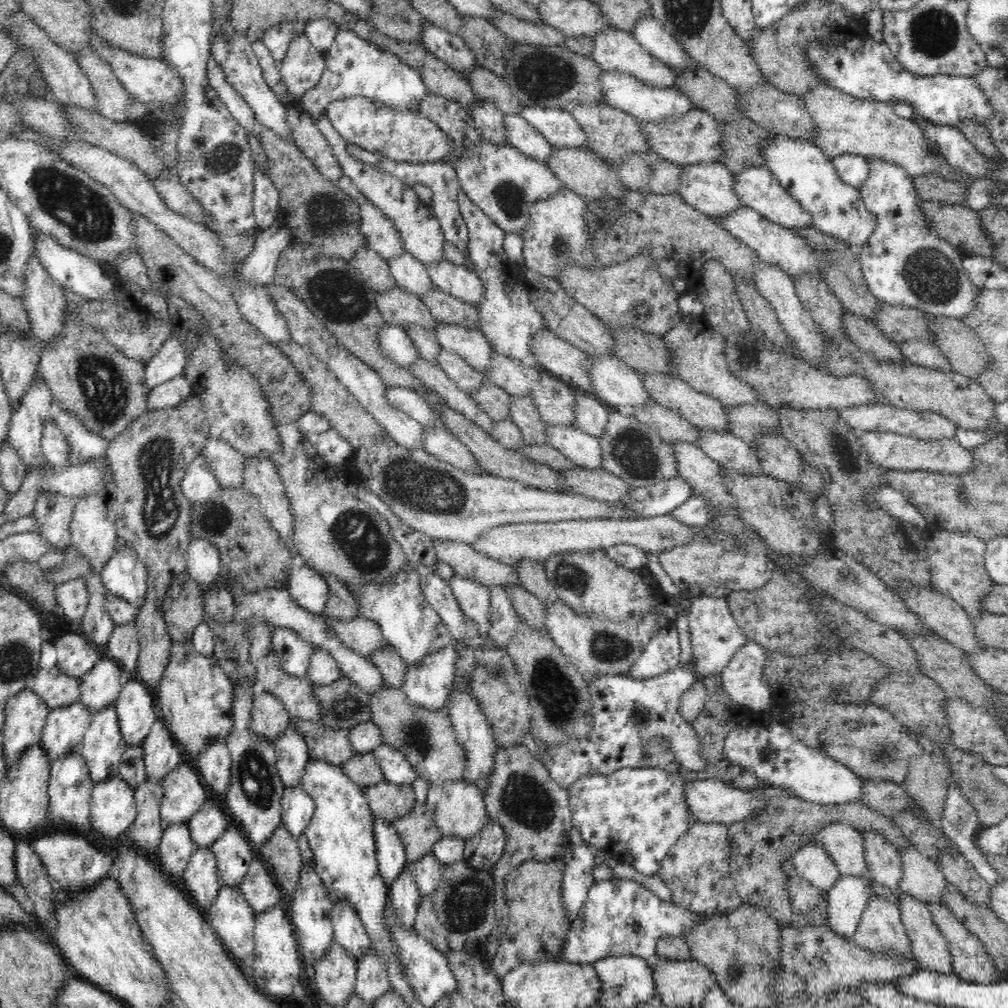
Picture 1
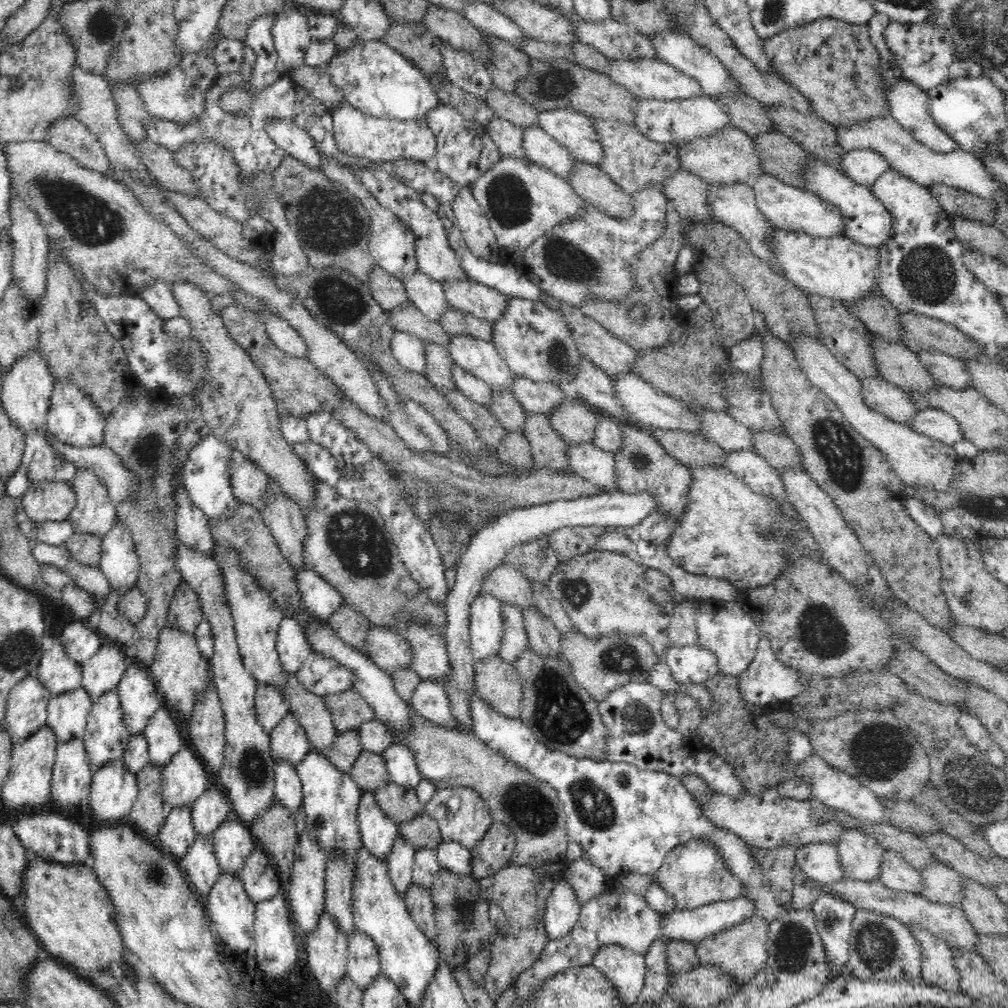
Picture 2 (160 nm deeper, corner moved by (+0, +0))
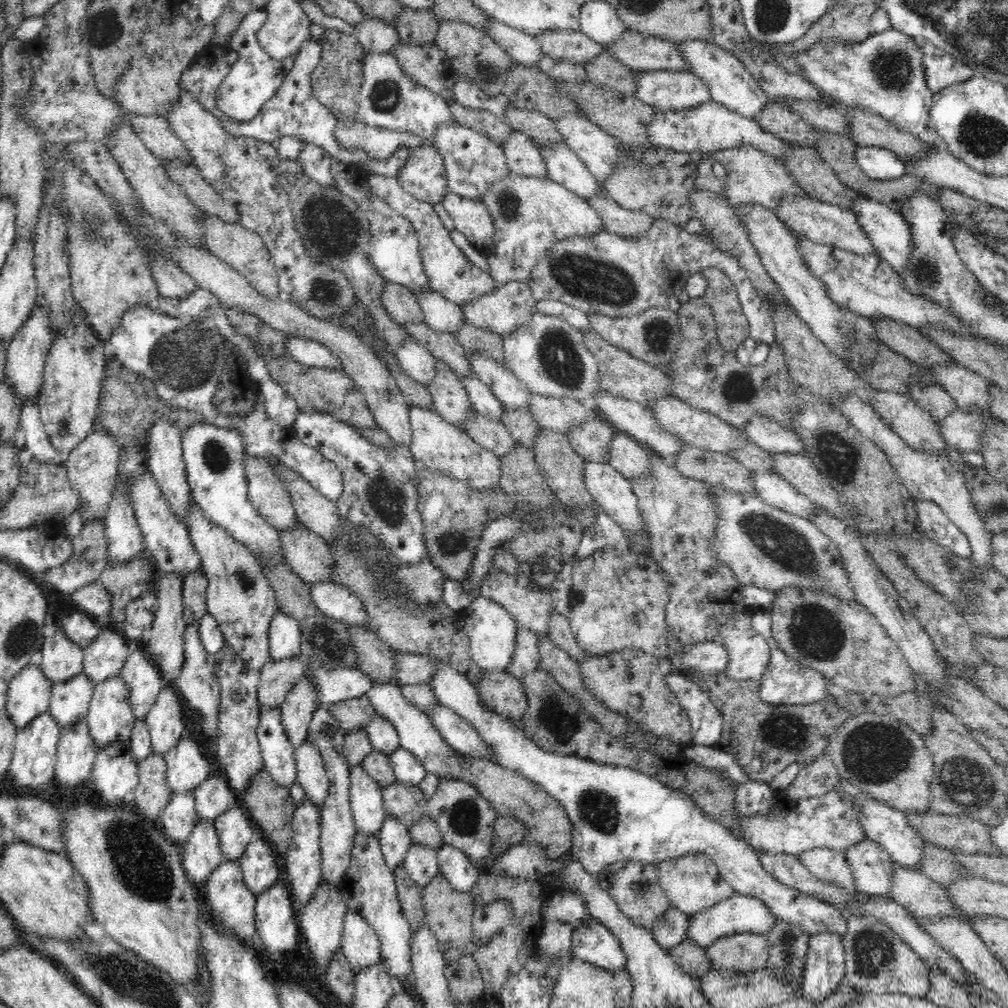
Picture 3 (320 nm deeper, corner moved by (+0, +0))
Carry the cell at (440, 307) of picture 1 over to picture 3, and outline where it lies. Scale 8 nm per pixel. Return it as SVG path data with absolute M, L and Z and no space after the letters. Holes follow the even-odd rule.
M464 322L464 326L453 334L465 348L468 357L474 352L486 352L494 360L504 361L502 337L499 334L482 330L468 322Z

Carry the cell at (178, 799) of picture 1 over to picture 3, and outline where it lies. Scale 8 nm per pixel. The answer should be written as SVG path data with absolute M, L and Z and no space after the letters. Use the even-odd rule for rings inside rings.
M184 735L165 755L166 778L172 793L192 791L210 774L210 762L200 746Z

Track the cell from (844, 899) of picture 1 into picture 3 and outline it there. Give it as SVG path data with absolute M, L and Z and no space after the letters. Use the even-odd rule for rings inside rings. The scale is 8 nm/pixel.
M822 932L809 938L801 989L797 996L820 1004L845 977L845 945L841 936Z

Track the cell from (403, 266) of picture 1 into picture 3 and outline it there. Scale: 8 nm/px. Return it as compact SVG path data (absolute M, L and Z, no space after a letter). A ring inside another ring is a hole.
M429 287L426 292L414 292L414 295L422 309L423 322L438 333L454 333L464 326L464 322L467 322L462 307L444 298L434 289Z

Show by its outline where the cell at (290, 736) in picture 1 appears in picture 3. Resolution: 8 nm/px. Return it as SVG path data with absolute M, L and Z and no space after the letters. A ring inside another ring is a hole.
M306 674L294 684L279 706L282 725L295 750L307 739L312 714L318 710L318 706L322 704L318 700L315 683Z

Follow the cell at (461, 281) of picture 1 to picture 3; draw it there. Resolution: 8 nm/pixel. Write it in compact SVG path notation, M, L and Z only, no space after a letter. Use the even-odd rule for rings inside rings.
M510 282L509 284L498 286L490 294L484 294L480 298L464 304L462 312L468 323L482 330L499 334L502 337L506 336L506 334L512 334L514 330L518 330L518 326L530 322L535 307L537 307L537 301L528 285L522 282Z

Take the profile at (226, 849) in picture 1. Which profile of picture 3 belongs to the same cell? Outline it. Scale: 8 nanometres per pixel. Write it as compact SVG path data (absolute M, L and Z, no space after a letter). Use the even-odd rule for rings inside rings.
M242 804L232 805L226 812L215 818L216 832L224 858L240 860L248 843L257 833L255 824L246 814Z

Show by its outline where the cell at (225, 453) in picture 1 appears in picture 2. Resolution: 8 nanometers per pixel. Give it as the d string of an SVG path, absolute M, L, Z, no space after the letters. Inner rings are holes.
M232 450L230 454L230 483L241 503L249 504L259 511L268 506L264 498L270 484L269 476L238 450Z

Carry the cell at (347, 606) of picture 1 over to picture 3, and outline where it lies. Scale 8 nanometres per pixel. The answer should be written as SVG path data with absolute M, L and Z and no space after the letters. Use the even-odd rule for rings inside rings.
M350 627L349 634L356 649L357 668L376 683L399 685L399 671L394 669L396 652L369 628Z

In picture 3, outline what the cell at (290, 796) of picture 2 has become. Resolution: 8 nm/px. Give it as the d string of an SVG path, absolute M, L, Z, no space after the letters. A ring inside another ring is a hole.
M279 707L260 709L257 739L266 772L289 789L297 780L295 749L286 735L280 712Z

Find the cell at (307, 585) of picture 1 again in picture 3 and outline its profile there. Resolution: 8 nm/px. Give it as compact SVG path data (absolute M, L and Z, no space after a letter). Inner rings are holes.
M334 581L314 582L310 594L318 611L323 612L326 617L332 617L349 628L369 628L369 619L362 599L344 585Z

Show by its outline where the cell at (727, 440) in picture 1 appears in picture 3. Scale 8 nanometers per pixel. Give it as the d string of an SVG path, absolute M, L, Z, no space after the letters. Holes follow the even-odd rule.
M753 472L754 487L758 496L770 506L785 510L810 521L815 504L800 494L783 476L776 472Z

